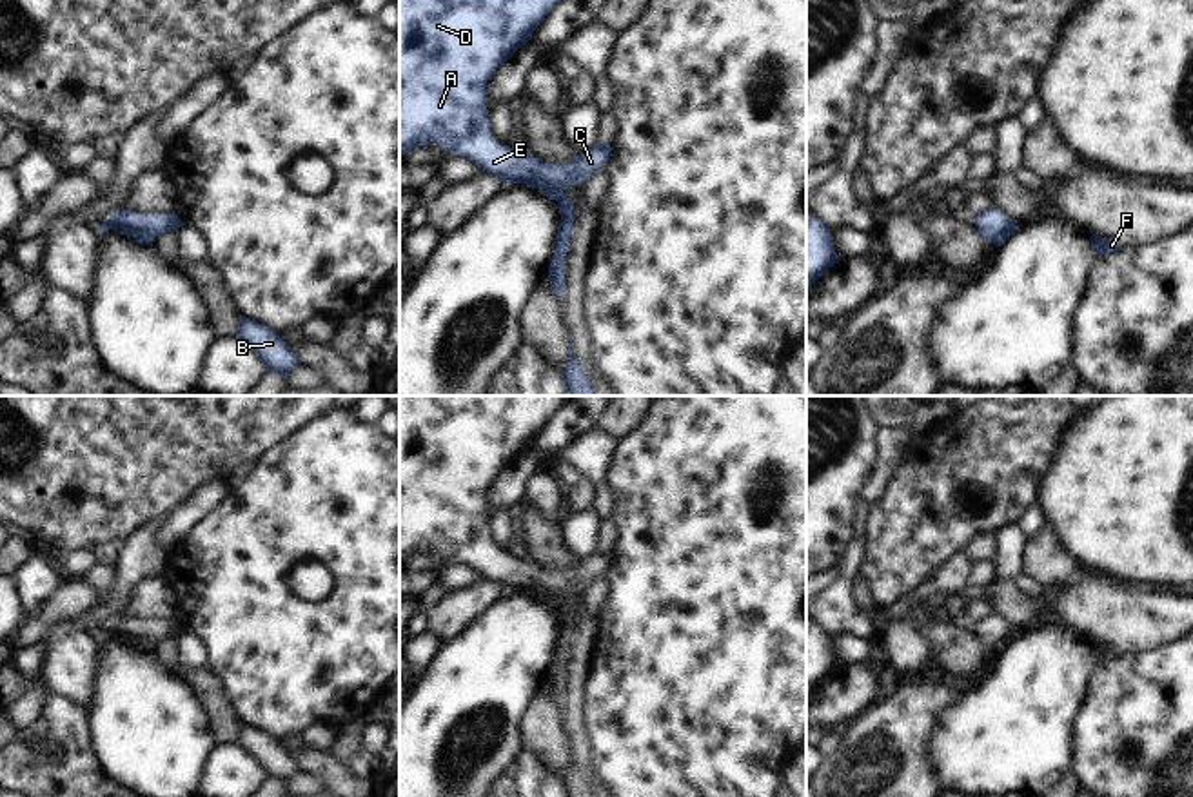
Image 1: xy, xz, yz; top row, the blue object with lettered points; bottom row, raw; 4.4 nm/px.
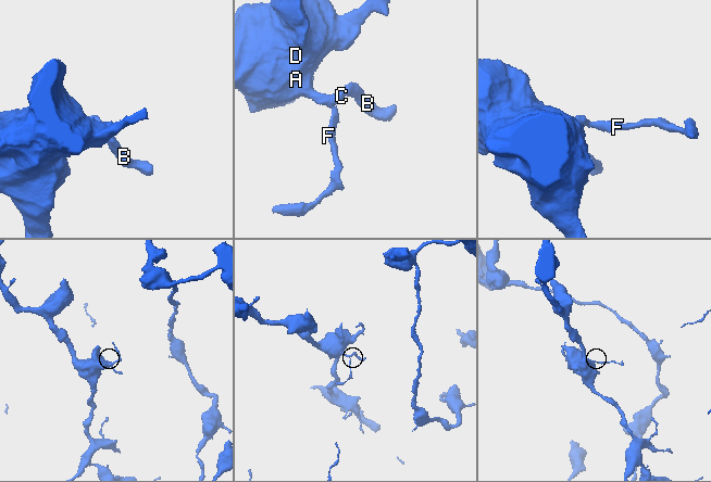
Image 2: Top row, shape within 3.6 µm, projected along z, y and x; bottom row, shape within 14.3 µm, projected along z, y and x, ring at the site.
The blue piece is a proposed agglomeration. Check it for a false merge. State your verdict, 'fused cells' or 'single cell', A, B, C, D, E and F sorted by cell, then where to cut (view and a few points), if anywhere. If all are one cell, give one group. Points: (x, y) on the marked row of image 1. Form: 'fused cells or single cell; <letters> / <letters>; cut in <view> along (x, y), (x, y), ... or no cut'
fused cells; A B C D E / F; cut in xz along (563, 187), (543, 186), (540, 189)

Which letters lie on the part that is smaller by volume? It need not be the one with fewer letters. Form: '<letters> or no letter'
F.

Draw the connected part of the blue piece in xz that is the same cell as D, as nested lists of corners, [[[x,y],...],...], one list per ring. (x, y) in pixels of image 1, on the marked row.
[[[399,0],[399,156],[414,147],[439,145],[454,156],[478,163],[483,171],[501,178],[505,185],[523,183],[534,189],[557,185],[568,189],[583,185],[610,160],[612,149],[601,142],[563,163],[547,163],[498,143],[488,125],[485,87],[494,71],[525,45],[548,11],[559,0]]]

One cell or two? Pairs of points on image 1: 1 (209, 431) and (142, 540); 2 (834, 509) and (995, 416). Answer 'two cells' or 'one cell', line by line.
1: two cells
2: two cells

